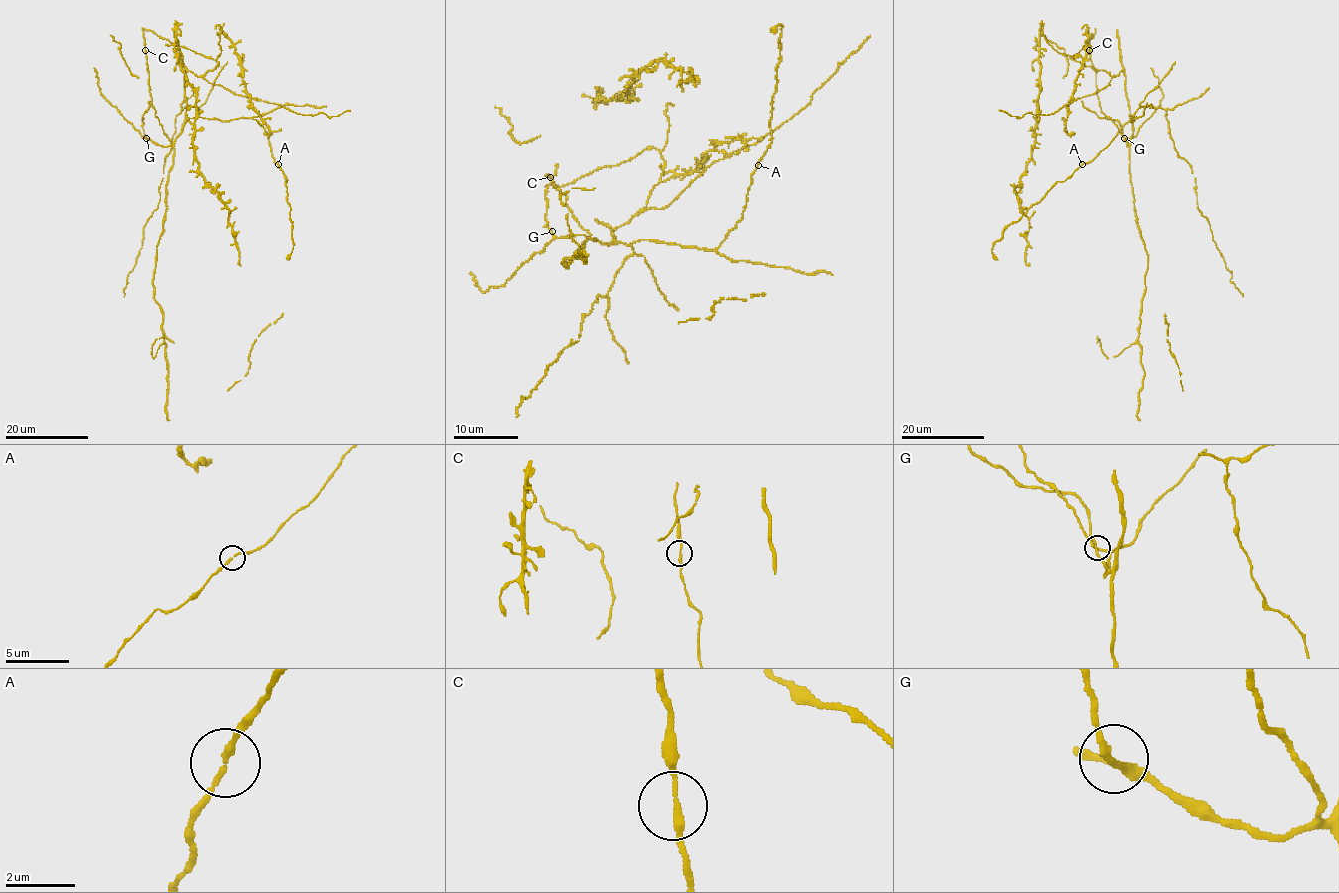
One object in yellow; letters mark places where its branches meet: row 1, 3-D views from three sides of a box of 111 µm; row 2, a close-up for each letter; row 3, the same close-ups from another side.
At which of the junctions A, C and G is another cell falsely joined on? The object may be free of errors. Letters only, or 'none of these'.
none of these

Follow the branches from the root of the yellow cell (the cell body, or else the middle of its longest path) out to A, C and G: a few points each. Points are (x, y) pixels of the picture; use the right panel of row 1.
A: (1131, 114), (1133, 121), (1136, 118), (1128, 121), (1105, 148), (1082, 165)
C: (1131, 114), (1133, 136), (1129, 144), (1117, 125), (1101, 110), (1096, 69), (1089, 50)
G: (1131, 114), (1133, 136), (1127, 147), (1129, 140), (1124, 138)

